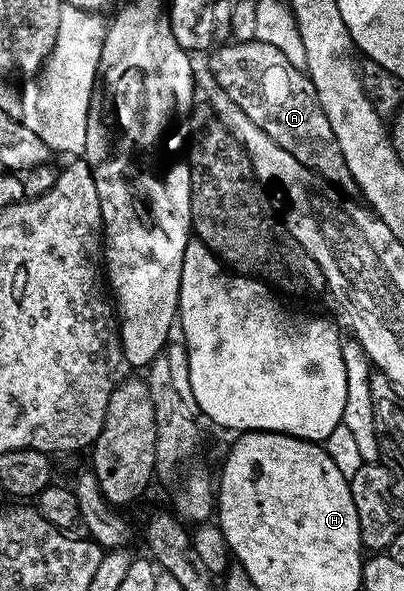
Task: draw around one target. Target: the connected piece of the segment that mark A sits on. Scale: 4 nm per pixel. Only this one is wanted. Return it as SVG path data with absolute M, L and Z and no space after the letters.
M259 39L251 43L232 42L213 51L209 69L217 85L229 93L229 101L242 109L257 129L269 133L285 153L293 153L301 165L322 175L332 187L355 187L349 165L345 165L341 154L341 145L337 145L337 137L333 137L329 117L325 117L325 109L321 109L321 101L317 101L317 89L313 89L313 81L304 68L294 67L281 49L273 49L273 45Z

